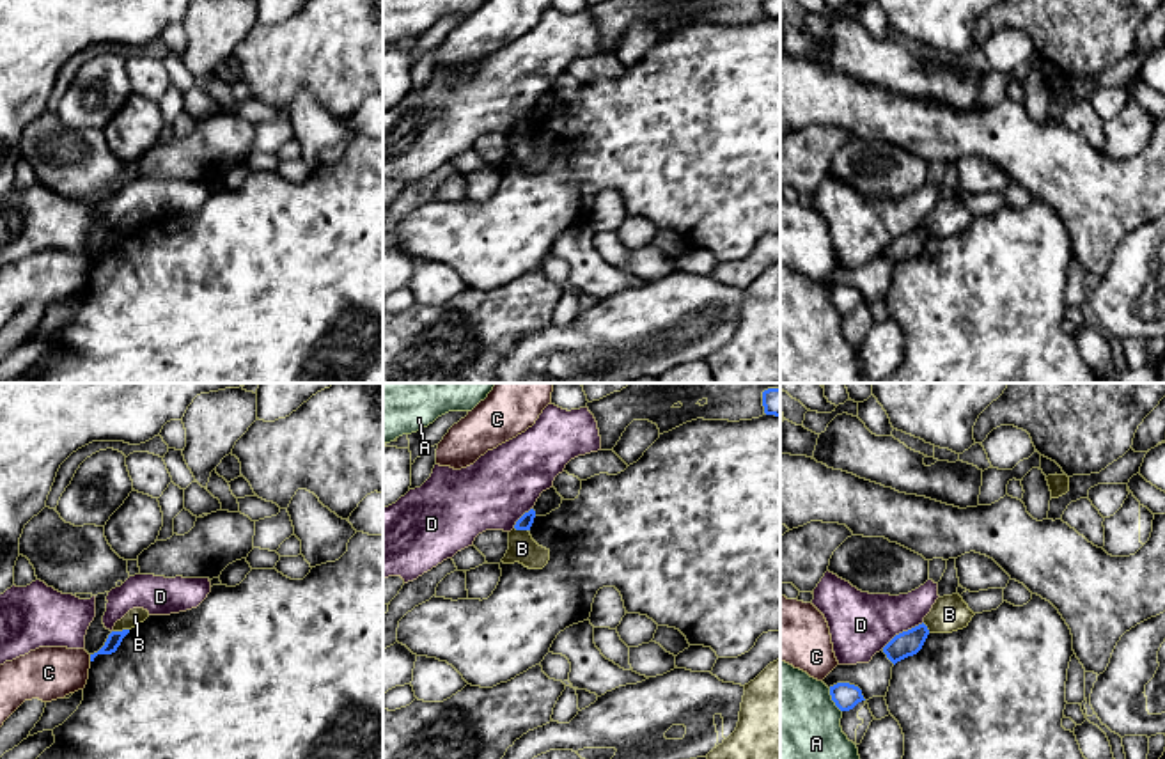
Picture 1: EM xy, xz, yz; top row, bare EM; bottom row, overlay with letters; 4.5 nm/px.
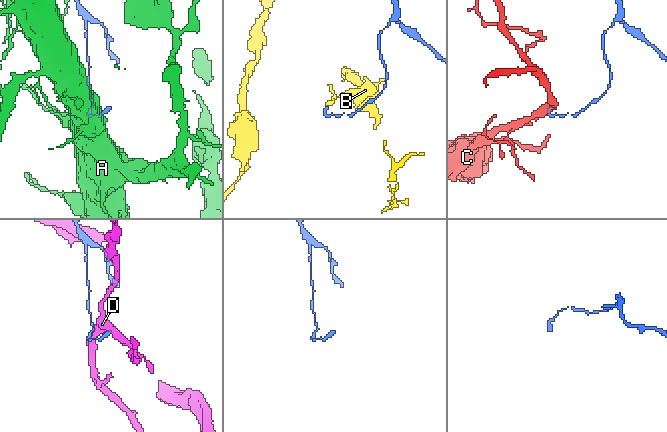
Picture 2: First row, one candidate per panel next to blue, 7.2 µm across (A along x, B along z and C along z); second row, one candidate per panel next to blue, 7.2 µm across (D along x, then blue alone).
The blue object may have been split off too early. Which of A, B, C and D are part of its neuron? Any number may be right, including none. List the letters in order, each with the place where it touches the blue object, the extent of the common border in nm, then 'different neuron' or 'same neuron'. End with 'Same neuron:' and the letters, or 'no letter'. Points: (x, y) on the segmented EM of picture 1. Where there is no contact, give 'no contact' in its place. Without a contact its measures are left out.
A: yz (832, 699) | 130 nm | different neuron
B: xy (123, 630) | 70 nm | different neuron
C: xy (91, 658) | 30 nm | different neuron
D: yz (903, 632) | 220 nm | different neuron
Same neuron: no letter

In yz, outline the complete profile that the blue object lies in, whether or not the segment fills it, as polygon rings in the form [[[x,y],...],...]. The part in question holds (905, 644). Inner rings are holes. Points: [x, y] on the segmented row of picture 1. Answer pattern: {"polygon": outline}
{"polygon": [[[922,622],[908,631],[903,631],[899,635],[895,635],[885,647],[883,653],[887,654],[887,658],[895,665],[897,661],[917,654],[926,638],[929,635],[927,626]]]}

